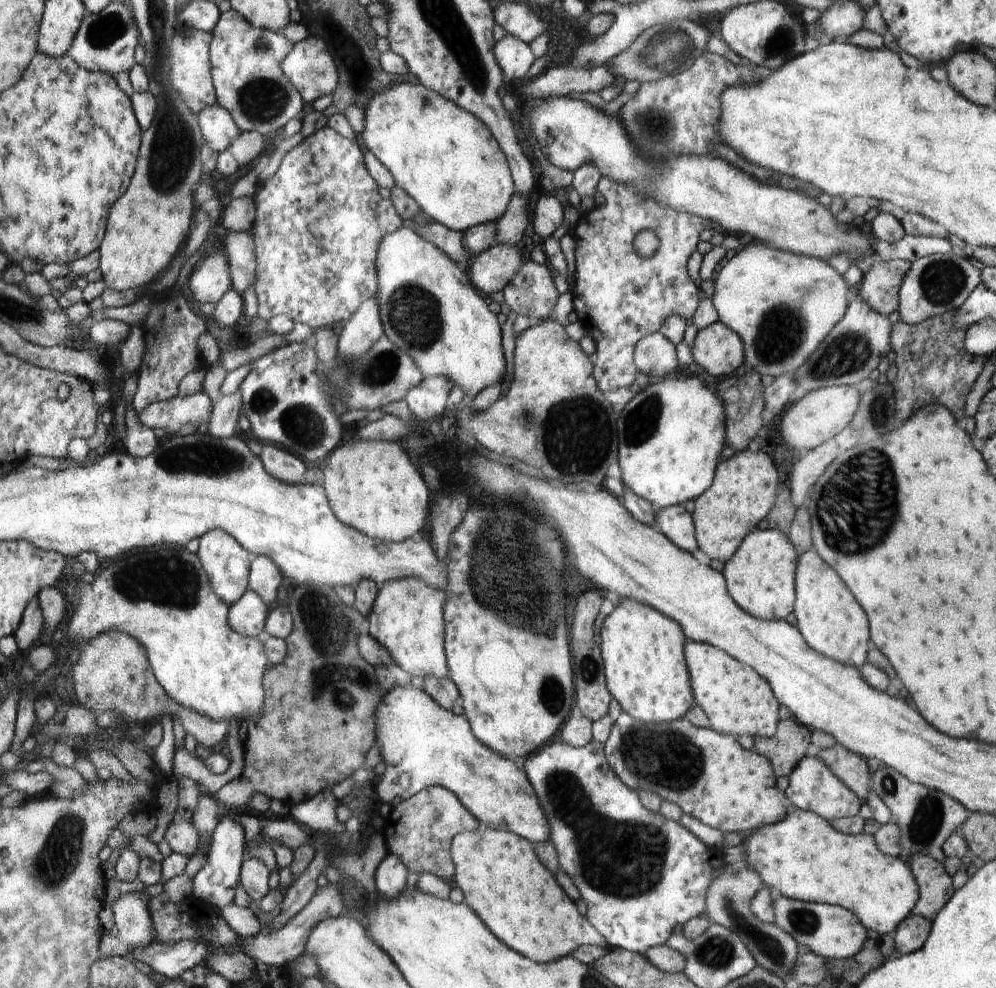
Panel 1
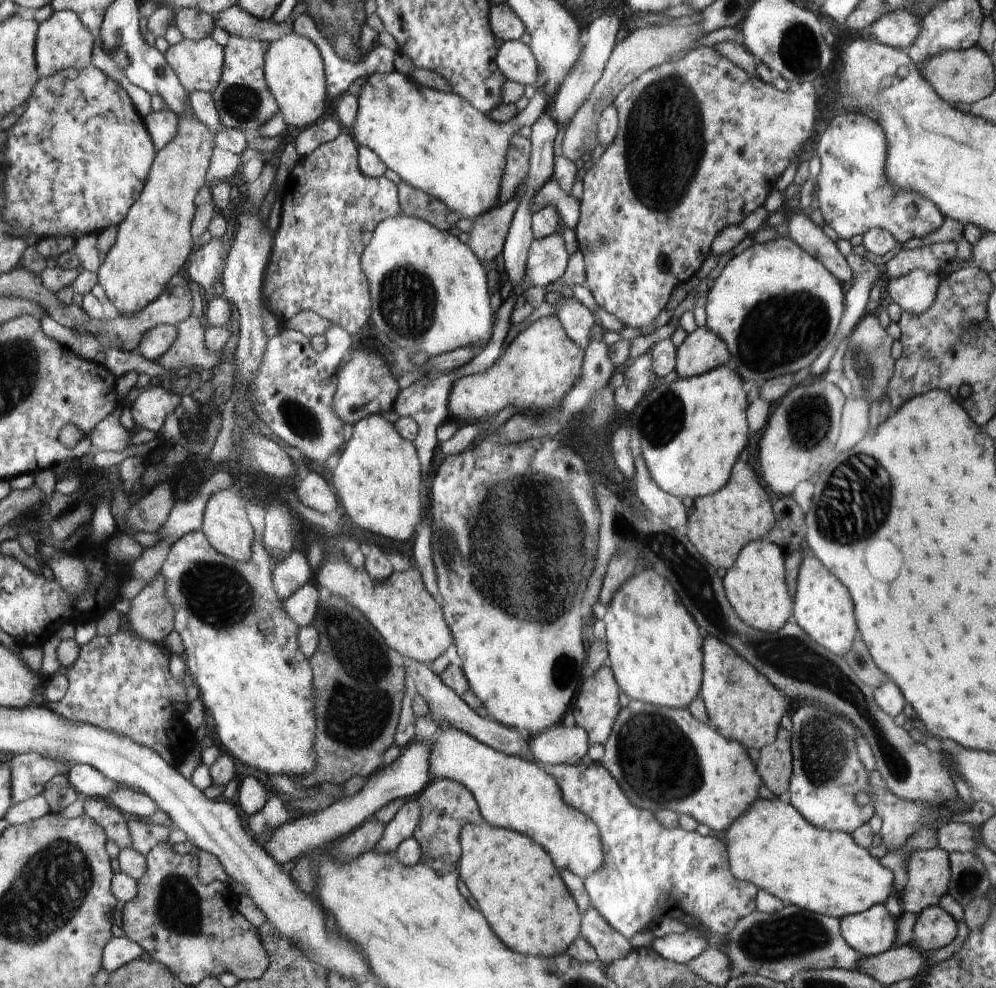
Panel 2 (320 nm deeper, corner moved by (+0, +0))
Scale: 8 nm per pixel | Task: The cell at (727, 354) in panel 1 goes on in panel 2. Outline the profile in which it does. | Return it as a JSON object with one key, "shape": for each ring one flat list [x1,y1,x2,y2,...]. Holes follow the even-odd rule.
{"shape":[[707,326,702,328,698,327,677,348,675,371,680,379,698,376,710,372,713,368,730,364,730,357,728,347,715,332,712,332]]}

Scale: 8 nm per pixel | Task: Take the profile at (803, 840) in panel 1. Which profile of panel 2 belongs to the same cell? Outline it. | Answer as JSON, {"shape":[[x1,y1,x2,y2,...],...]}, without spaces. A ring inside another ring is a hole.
{"shape":[[778,797,772,799,756,799,750,805,750,808,730,825,730,828,727,830,726,838,728,839,726,846,729,854,729,867,732,874,738,880,755,884,758,889,764,889,766,892,773,894,776,898,779,898,785,904,796,905,800,908,815,912,818,915,823,914,841,919,846,915,858,914,868,910,871,906,877,904,884,905,887,898,890,896,890,892,894,892,892,871,884,868,878,859,872,857,867,848,858,846,858,844,854,842,851,834,840,831,827,831,812,826,812,824,810,824,796,810,796,808,794,808,792,803,786,804,782,802,782,800,778,799]]}

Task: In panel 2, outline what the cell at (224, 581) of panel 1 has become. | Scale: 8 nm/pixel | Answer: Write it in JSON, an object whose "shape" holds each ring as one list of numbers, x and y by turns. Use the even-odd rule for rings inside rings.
{"shape":[[234,487,212,493,205,506,202,527,209,543,219,553,244,562,251,557,250,554,253,554,250,546,252,546,252,540,254,540,246,508,248,508,248,503,238,494,238,490,234,490]]}

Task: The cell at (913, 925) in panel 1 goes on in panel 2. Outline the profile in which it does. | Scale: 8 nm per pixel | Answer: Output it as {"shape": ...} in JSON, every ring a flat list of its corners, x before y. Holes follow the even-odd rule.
{"shape":[[930,905,917,915,912,941,928,956,933,950,948,946,956,938,957,922,939,905]]}

